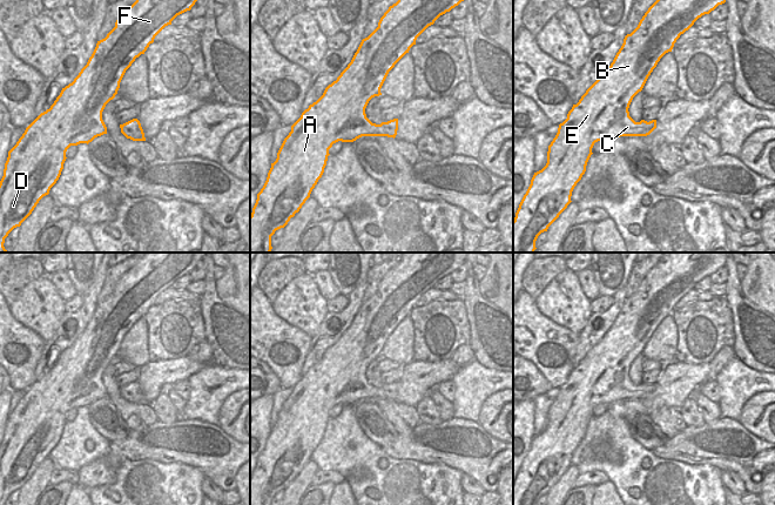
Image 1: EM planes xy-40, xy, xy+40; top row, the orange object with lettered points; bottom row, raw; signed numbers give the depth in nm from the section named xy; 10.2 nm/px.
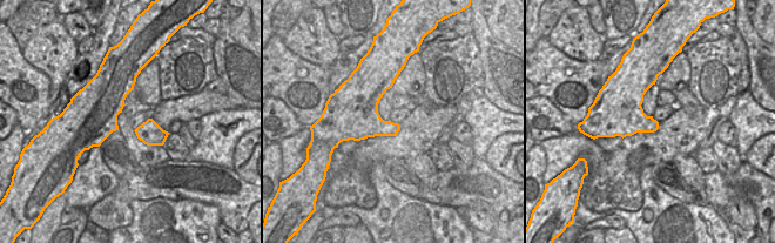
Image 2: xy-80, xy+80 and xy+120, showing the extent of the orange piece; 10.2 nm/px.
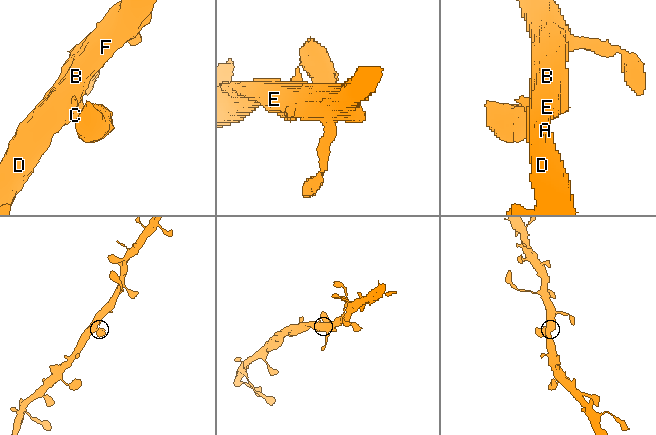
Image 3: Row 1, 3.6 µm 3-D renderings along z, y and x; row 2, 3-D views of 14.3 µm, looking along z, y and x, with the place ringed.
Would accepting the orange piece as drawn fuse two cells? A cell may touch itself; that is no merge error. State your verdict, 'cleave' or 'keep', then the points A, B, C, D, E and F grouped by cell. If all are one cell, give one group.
keep; A B C D E F

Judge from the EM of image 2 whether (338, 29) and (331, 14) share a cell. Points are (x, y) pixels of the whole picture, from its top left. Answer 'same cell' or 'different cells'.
same cell

